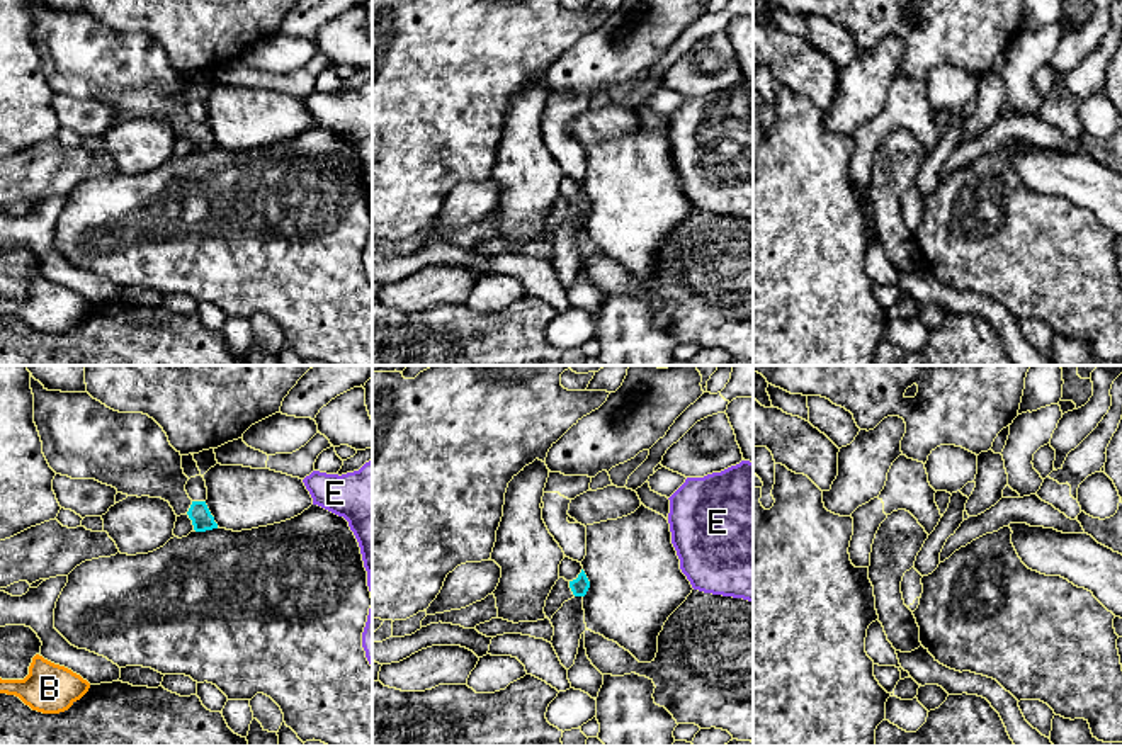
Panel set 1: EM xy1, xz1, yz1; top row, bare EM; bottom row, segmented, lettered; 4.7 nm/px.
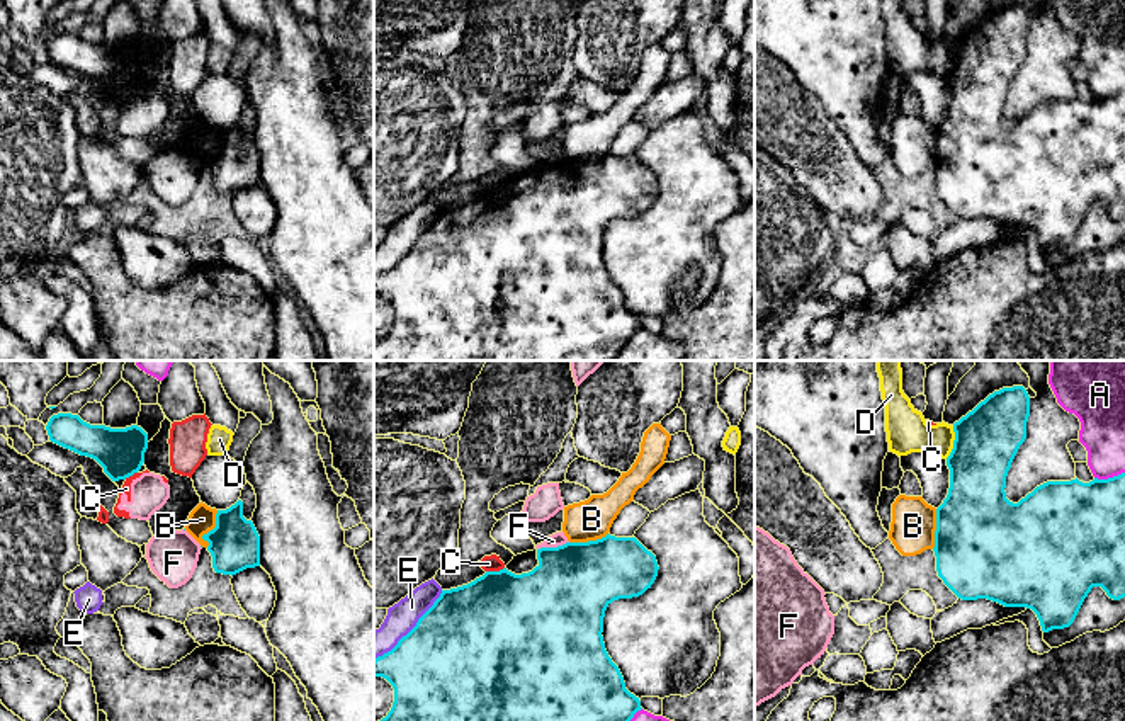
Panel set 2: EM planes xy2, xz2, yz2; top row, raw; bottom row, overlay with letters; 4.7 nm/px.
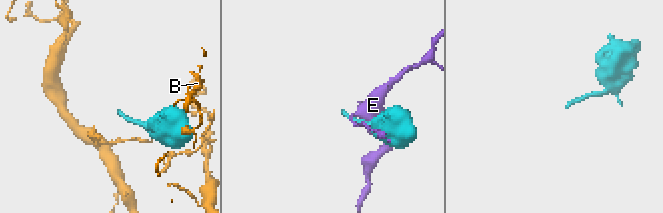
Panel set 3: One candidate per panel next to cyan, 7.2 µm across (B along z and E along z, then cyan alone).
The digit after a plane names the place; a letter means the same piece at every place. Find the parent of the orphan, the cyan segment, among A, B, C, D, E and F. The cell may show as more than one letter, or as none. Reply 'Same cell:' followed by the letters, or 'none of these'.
Same cell: none of these

